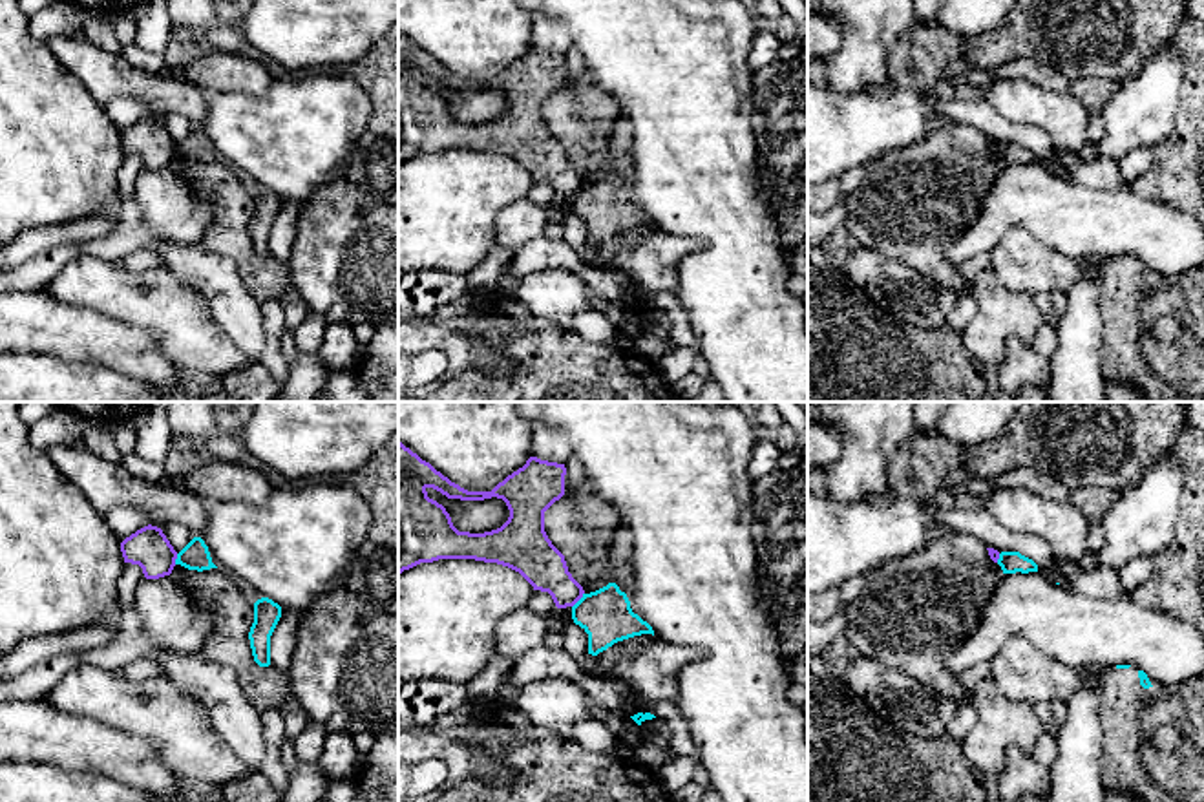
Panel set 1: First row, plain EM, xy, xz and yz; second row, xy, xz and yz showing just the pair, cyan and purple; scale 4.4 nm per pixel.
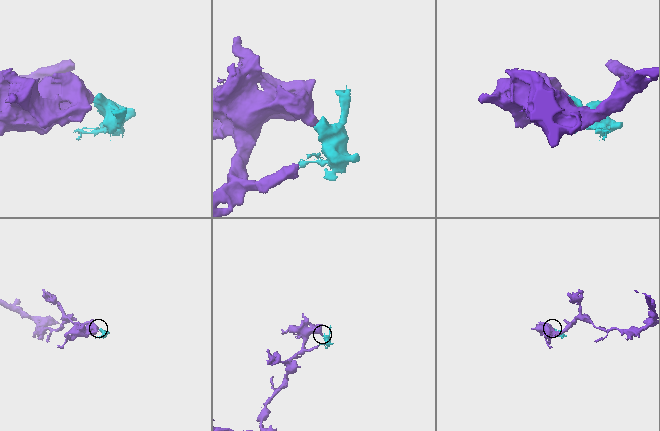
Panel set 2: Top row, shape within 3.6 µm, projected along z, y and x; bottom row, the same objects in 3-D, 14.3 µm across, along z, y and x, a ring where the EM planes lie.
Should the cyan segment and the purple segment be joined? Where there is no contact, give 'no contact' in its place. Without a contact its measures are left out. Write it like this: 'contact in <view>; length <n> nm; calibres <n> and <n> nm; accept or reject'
contact in xz; length 90 nm; calibres 220 and 190 nm; reject

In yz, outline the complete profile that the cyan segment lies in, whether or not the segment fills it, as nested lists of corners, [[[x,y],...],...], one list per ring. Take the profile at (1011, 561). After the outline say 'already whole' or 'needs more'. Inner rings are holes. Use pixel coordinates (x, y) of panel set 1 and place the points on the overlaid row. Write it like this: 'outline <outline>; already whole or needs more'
outline [[[1001,552],[998,565],[1001,566],[1003,574],[1029,574],[1029,572],[1038,572],[1038,565],[1021,555],[1019,552]]]; already whole

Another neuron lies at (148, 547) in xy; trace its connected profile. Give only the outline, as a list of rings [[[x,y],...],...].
[[[144,526],[121,543],[124,563],[139,565],[146,579],[170,575],[177,552],[161,528]]]

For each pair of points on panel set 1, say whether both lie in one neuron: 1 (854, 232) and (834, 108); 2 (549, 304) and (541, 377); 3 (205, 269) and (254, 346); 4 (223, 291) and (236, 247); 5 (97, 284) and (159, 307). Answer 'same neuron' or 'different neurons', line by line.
1: different neurons
2: different neurons
3: same neuron
4: different neurons
5: same neuron

